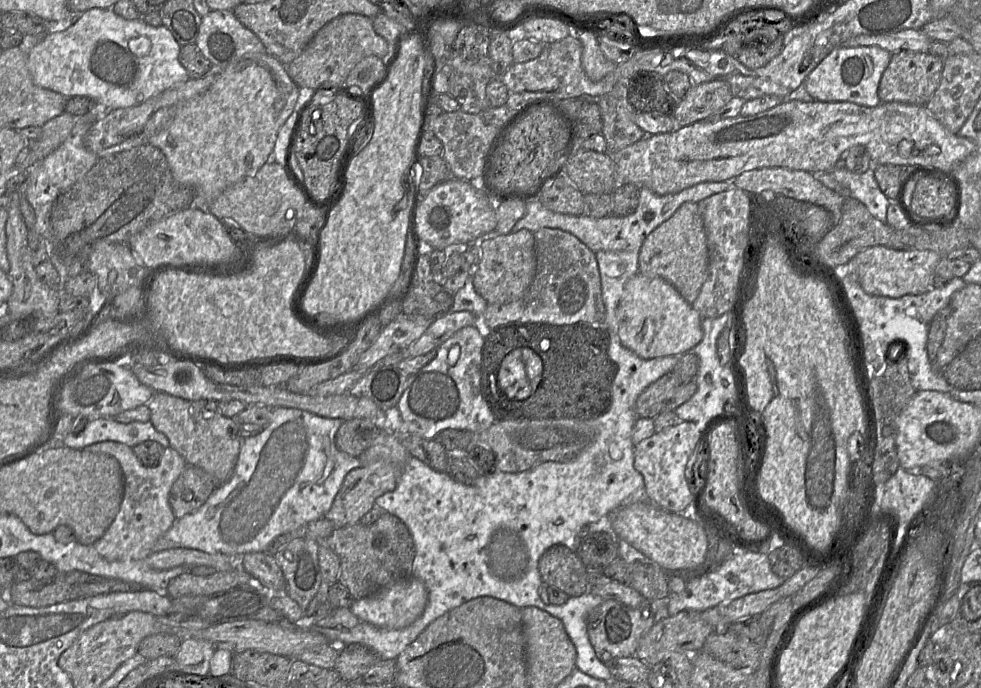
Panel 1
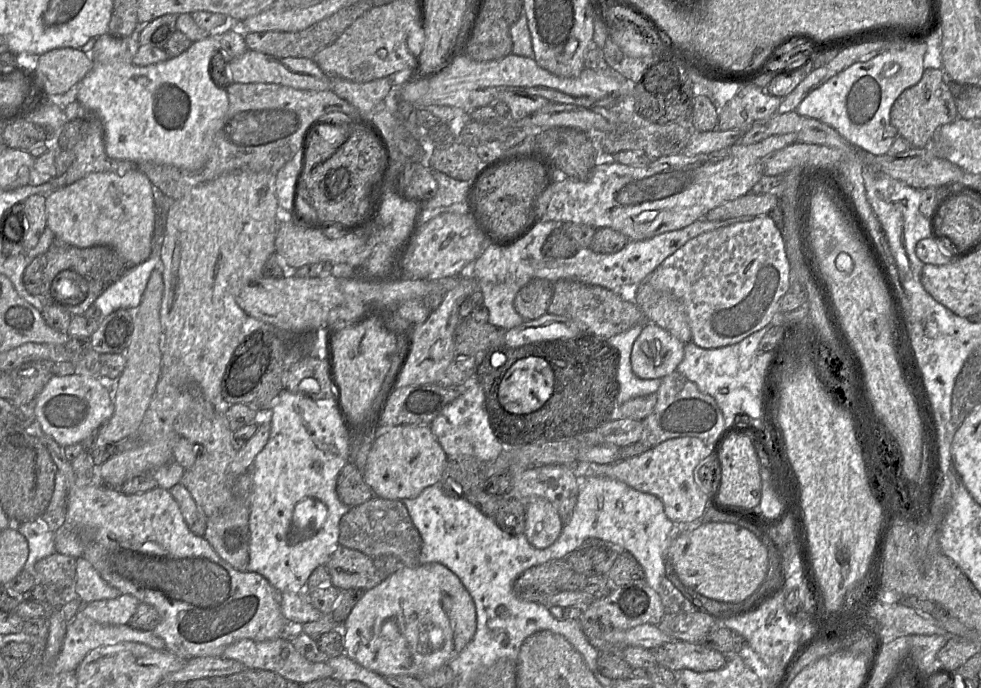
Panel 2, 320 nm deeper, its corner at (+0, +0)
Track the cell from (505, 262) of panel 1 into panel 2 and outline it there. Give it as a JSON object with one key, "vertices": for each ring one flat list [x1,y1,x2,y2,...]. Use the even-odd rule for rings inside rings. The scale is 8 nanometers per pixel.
{"vertices":[[531,279,516,294,514,305,525,320,537,319,548,313,552,298,552,282,546,279]]}

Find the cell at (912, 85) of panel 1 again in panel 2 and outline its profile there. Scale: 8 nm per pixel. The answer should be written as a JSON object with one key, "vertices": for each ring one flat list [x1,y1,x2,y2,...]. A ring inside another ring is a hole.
{"vertices":[[925,69,921,80,901,93,890,112,891,124,899,136,905,138,910,147,920,149,927,146,938,128,957,118,955,98,943,69]]}

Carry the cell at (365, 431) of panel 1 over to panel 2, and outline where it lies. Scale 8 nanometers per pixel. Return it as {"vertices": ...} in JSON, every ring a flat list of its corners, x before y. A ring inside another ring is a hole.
{"vertices":[[351,461,338,475,337,495,339,500,349,508,361,505,374,496,362,473]]}

